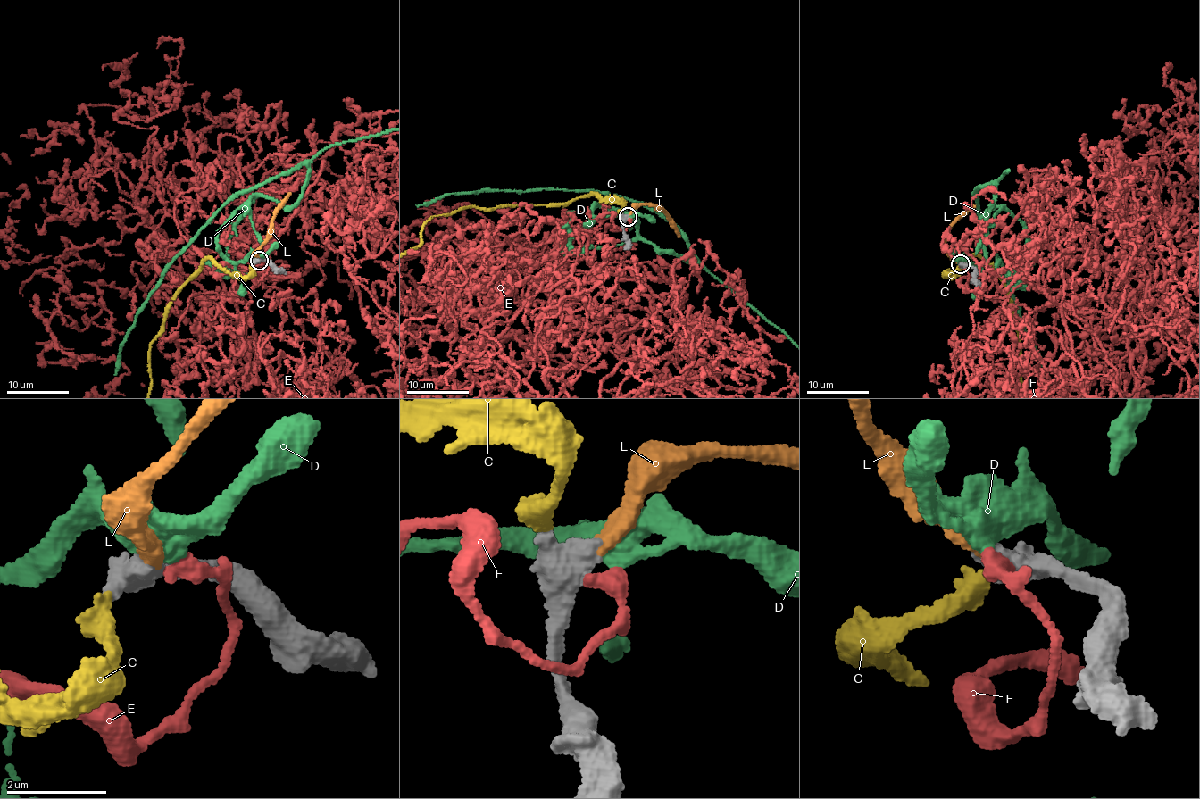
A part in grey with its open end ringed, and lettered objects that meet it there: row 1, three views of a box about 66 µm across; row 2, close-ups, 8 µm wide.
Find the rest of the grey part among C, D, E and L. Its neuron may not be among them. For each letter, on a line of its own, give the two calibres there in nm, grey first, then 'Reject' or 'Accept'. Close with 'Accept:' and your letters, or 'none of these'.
C: Thickness 550 nm (grey) against 400 nm. Reject
D: Thickness 600 nm (grey) against 500 nm. Reject
E: Thickness 700 nm (grey) against 340 nm. Reject
L: Thickness 550 nm (grey) against 340 nm. Accept
Accept: L

